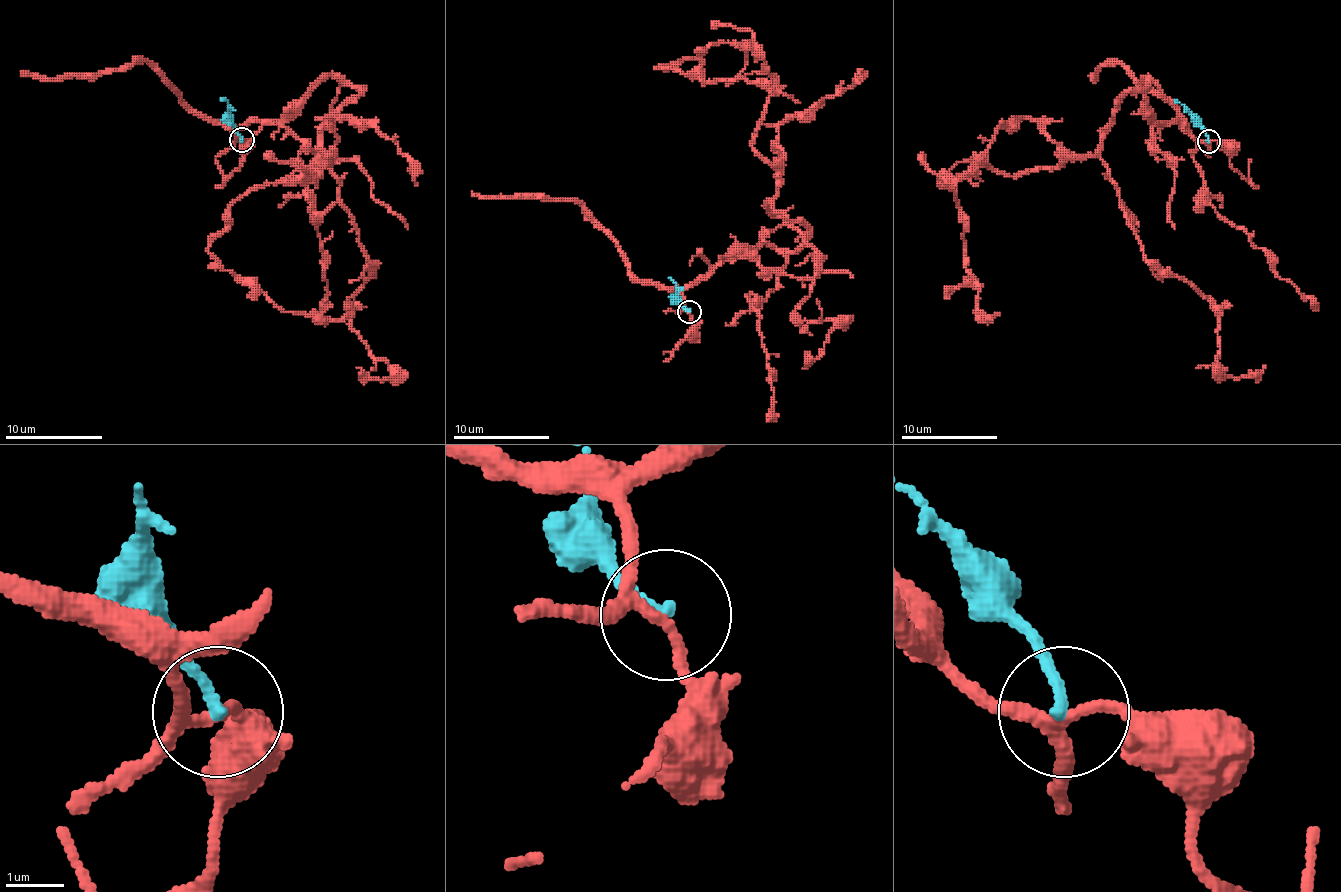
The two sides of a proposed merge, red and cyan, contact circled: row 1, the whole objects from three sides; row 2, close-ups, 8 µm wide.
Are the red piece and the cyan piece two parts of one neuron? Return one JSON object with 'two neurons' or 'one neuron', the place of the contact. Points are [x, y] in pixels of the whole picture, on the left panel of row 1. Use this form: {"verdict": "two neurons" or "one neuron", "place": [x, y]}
{"verdict": "two neurons", "place": [242, 140]}

